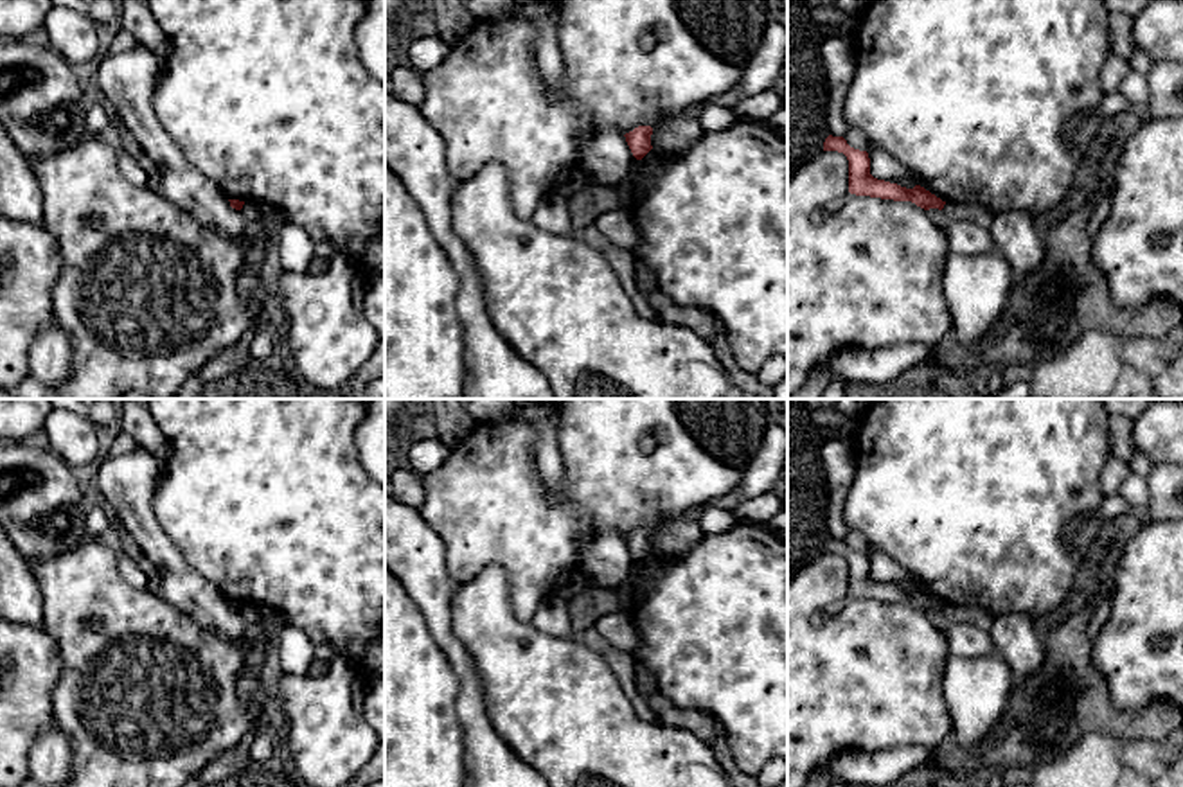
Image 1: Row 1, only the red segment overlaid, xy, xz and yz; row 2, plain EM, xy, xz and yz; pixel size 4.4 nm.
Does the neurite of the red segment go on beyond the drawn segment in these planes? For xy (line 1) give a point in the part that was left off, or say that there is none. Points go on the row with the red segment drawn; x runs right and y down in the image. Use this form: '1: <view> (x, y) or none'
1: none

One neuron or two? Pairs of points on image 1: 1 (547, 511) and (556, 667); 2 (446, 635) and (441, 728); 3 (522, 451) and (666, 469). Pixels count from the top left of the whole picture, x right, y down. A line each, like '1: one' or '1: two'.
1: two
2: two
3: one

